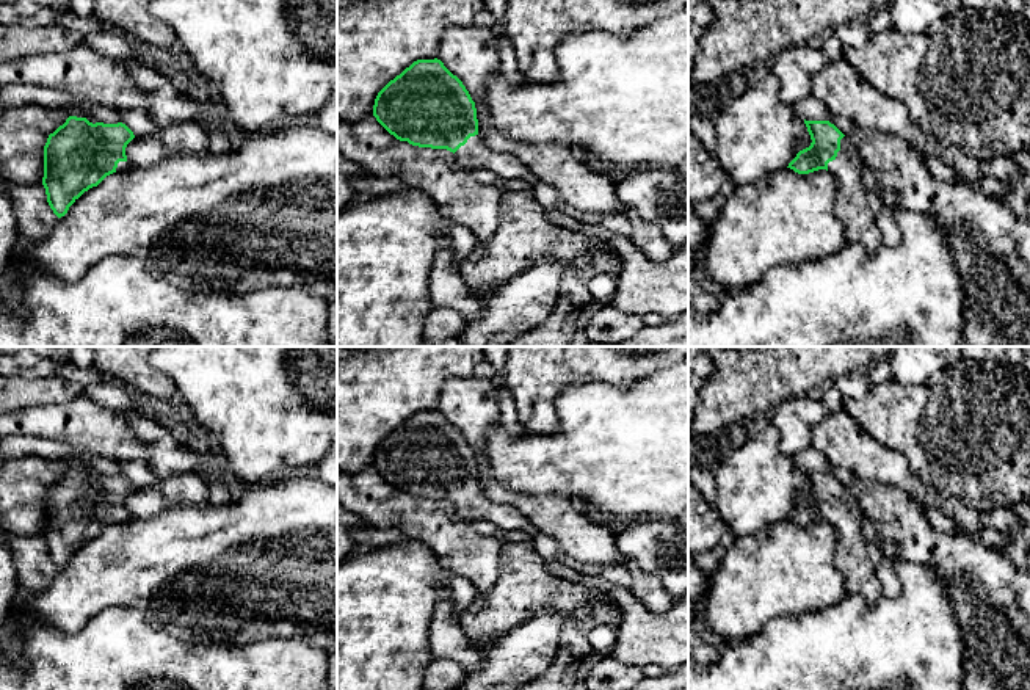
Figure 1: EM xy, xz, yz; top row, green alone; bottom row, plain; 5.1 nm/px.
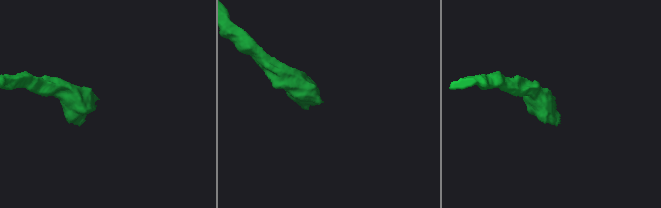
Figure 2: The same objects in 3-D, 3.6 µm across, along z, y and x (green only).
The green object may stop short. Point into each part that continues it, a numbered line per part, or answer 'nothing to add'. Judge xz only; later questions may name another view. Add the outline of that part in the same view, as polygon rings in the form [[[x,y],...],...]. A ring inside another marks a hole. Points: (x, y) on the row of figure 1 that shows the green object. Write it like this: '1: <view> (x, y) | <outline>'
1: xz (475, 154) | [[[478,135],[470,136],[467,143],[455,152],[455,157],[458,165],[466,169],[488,169],[505,180],[524,179],[530,172],[517,158],[494,152]]]

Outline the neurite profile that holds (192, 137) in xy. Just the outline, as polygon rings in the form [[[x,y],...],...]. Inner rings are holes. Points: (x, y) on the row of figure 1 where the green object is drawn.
[[[183,121],[146,136],[135,136],[125,147],[133,168],[147,168],[179,154],[204,157],[210,152],[210,132],[198,121]]]

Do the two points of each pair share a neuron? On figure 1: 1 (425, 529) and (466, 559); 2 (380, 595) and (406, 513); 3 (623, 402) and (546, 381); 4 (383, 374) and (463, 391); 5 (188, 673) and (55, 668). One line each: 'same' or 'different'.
1: same
2: different
3: different
4: different
5: same

